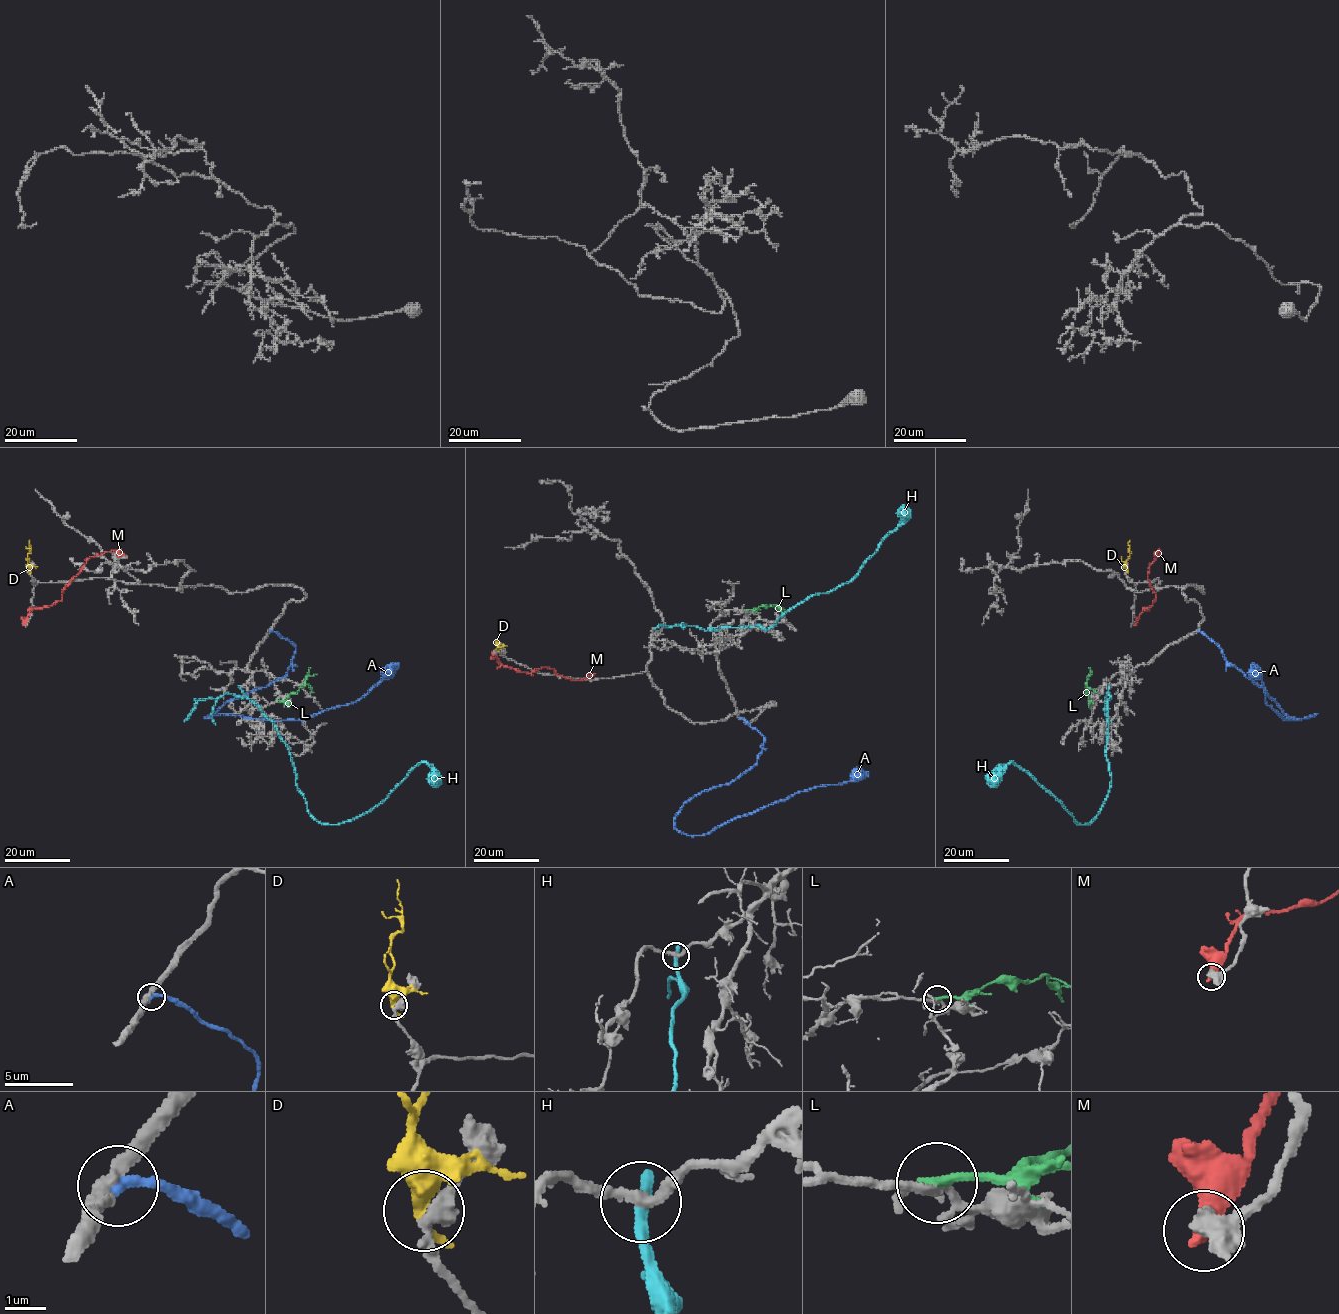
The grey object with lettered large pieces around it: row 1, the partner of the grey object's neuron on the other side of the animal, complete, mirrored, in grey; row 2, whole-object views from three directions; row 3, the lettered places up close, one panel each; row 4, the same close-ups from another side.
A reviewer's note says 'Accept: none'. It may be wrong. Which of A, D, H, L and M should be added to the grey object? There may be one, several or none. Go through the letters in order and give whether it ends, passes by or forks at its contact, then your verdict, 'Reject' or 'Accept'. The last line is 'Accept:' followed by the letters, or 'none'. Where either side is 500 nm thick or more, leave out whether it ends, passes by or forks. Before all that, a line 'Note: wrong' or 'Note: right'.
Note: wrong
A: It ends there. Accept
D: Reject
H: It ends there. Reject
L: It ends there. Reject
M: It ends there. Reject
Accept: A

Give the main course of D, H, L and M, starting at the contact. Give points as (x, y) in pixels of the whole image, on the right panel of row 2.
D: (1126, 570), (1125, 562), (1130, 554), (1130, 540)
H: (1108, 688), (1111, 786), (1089, 823), (1077, 823), (1013, 763), (988, 784)
L: (1090, 700), (1085, 684), (1090, 672), (1089, 667)
M: (1135, 624), (1140, 612), (1155, 599), (1148, 579), (1148, 565), (1160, 551), (1154, 554)

